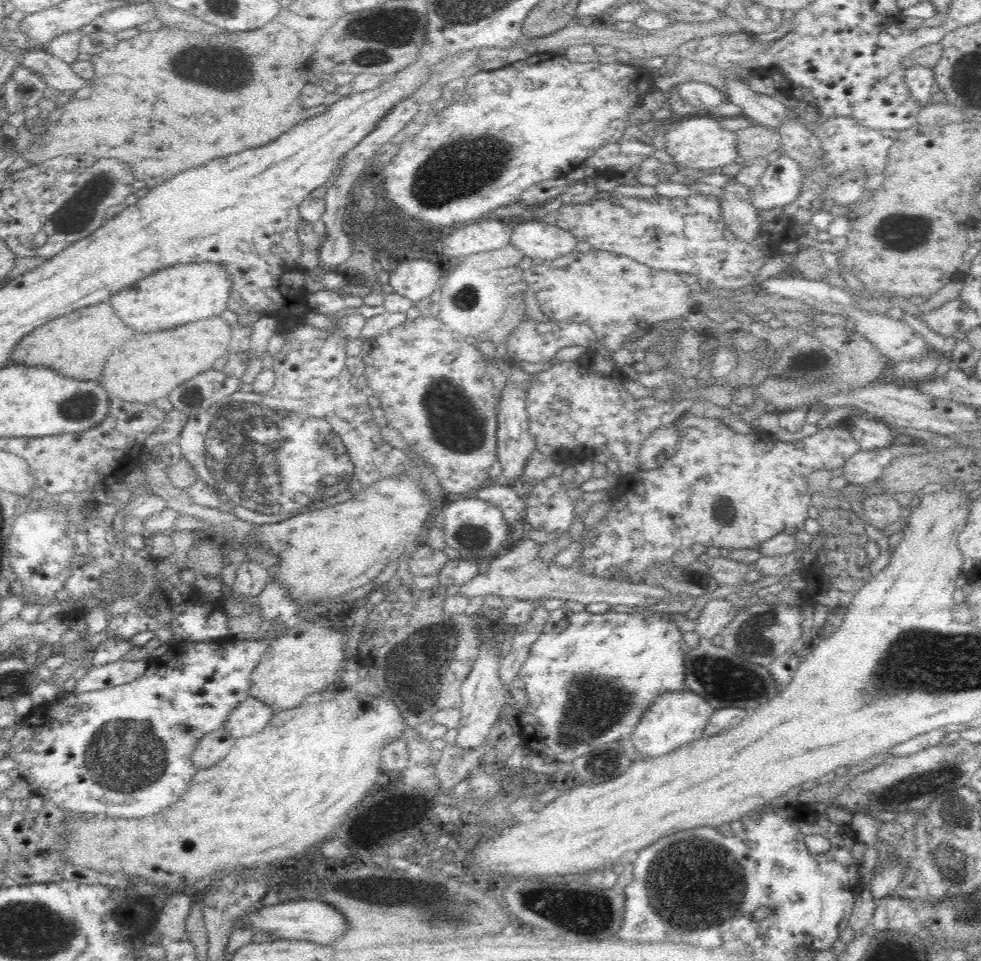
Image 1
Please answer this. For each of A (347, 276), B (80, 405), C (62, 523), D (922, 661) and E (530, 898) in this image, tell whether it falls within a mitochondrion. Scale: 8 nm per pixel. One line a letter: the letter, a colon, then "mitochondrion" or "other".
A: other
B: mitochondrion
C: other
D: mitochondrion
E: mitochondrion

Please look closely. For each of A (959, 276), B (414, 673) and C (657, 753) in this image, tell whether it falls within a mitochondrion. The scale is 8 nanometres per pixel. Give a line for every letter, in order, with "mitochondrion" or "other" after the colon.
A: other
B: mitochondrion
C: other

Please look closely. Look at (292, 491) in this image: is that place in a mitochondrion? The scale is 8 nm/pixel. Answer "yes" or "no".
yes

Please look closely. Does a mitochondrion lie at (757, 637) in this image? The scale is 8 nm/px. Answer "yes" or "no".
yes

